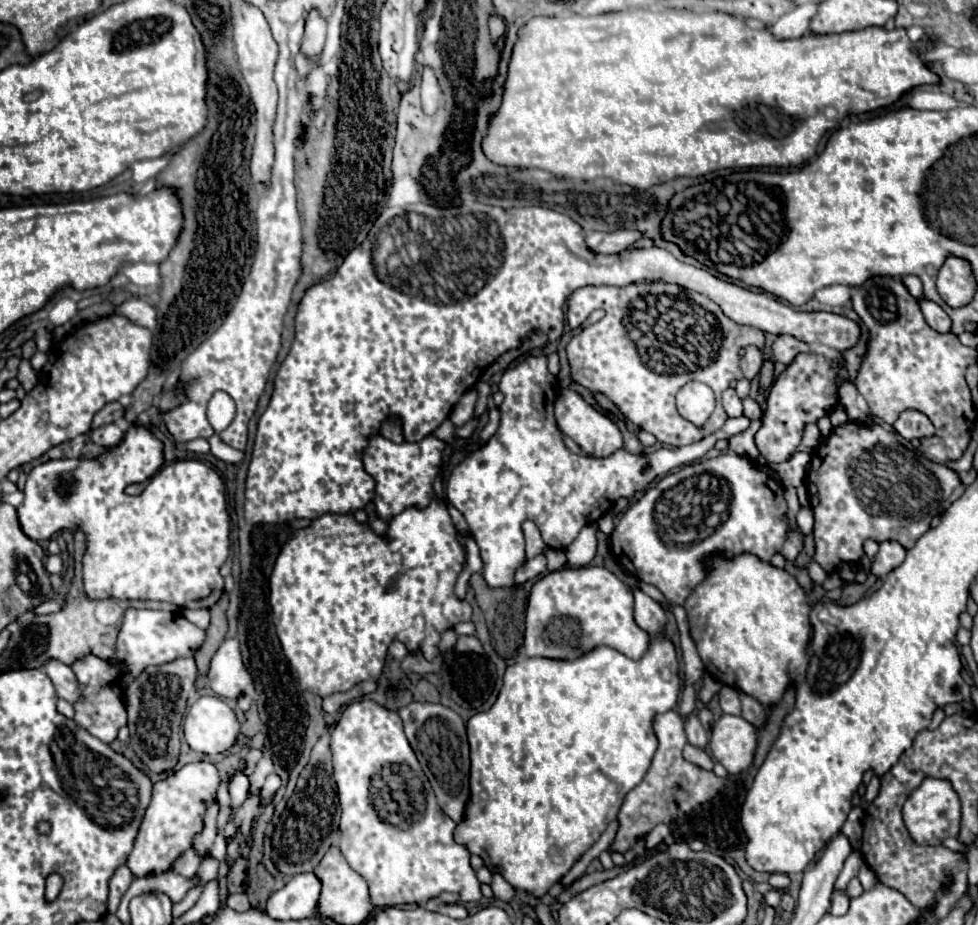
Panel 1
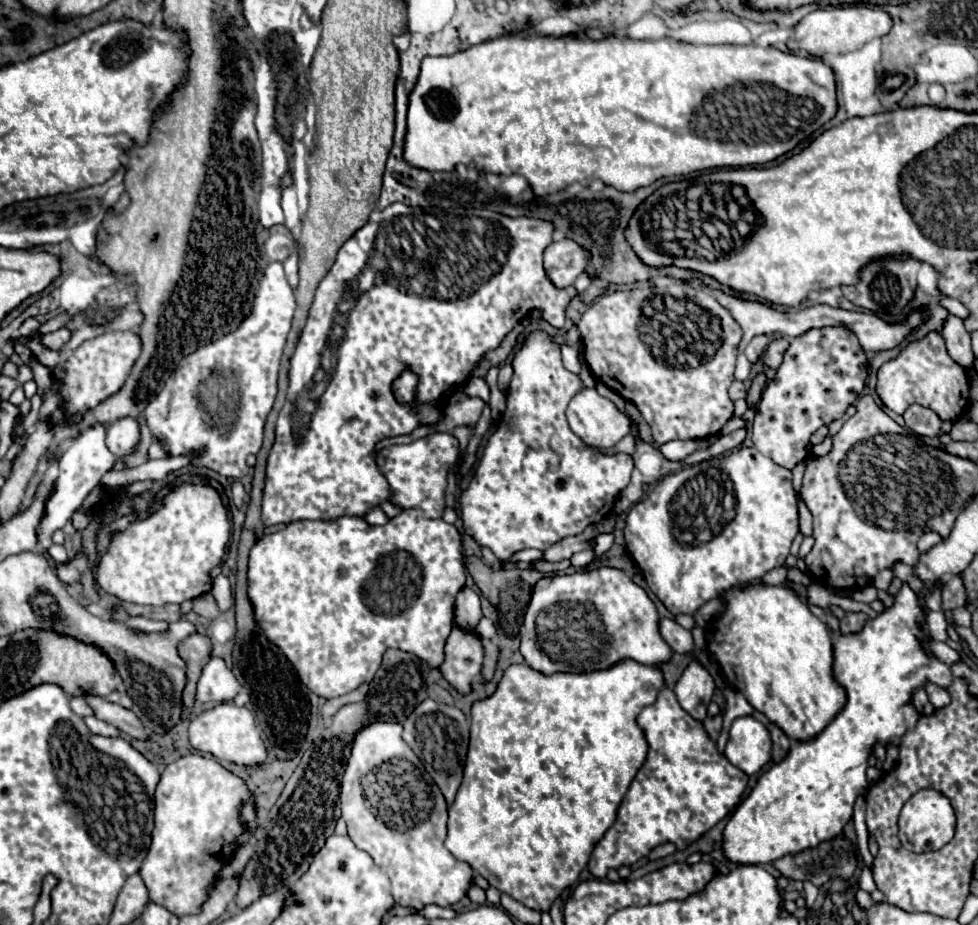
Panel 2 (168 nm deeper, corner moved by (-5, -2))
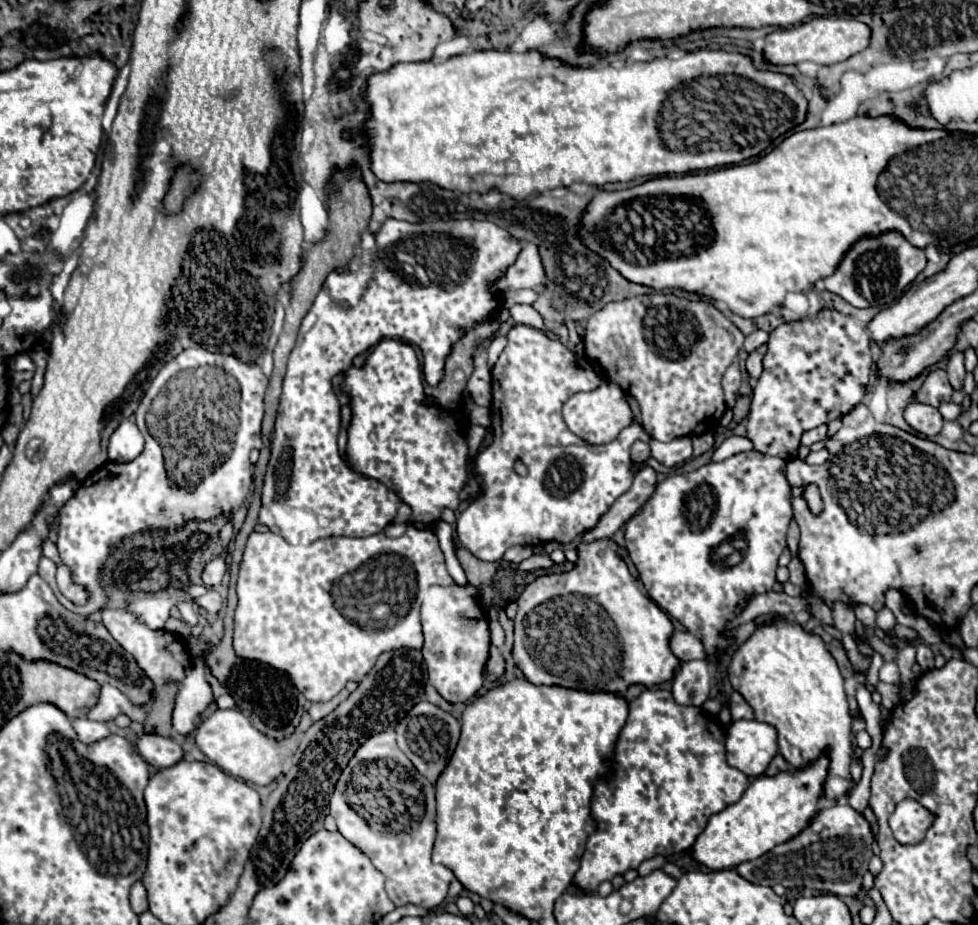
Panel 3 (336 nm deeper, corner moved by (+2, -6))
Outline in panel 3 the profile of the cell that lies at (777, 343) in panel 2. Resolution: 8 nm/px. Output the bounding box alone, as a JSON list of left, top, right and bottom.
[747,345,767,379]

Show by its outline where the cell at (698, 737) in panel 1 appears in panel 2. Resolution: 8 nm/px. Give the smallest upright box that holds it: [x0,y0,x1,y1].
[674,663,716,721]

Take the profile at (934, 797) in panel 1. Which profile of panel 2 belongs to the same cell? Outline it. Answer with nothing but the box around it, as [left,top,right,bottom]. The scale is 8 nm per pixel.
[898,789,956,853]

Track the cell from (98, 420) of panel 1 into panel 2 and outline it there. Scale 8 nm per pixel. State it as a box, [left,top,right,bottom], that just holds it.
[38,423,116,553]

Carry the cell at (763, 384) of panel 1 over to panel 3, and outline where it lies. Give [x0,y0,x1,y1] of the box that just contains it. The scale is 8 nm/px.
[733,397,751,423]

